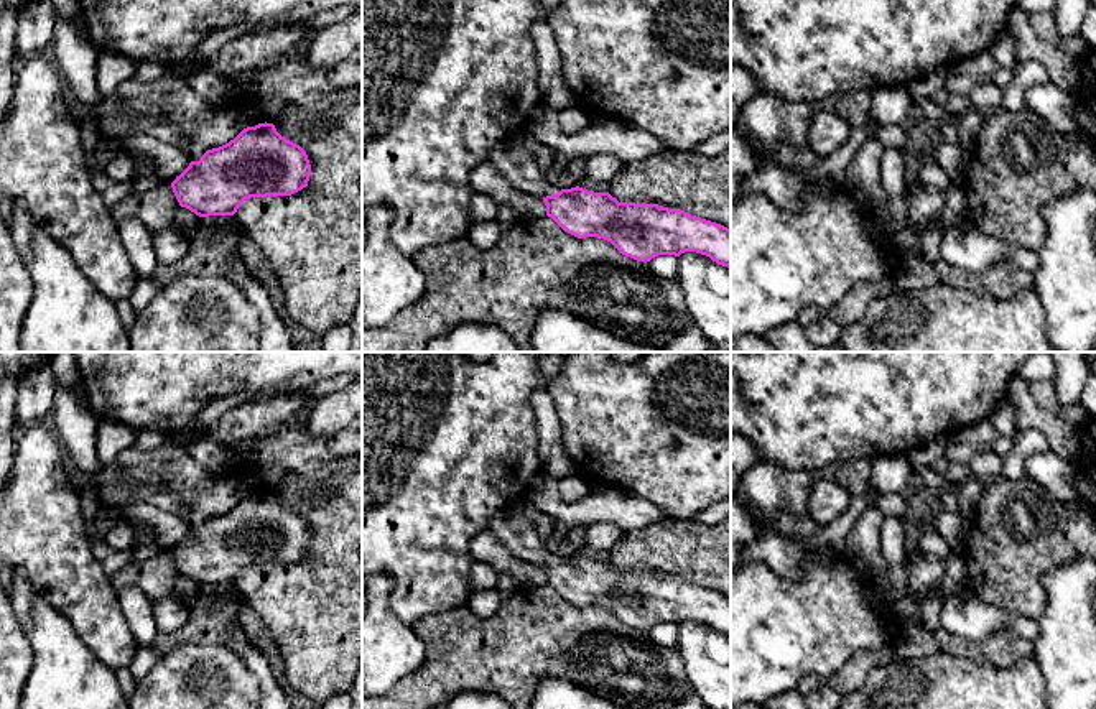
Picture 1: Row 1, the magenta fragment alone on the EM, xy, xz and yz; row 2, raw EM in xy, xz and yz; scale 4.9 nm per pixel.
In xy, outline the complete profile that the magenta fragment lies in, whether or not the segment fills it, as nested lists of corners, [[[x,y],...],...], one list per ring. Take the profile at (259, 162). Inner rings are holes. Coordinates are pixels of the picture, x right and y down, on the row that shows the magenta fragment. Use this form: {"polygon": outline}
{"polygon": [[[265,122],[191,161],[171,188],[179,206],[199,217],[234,215],[245,199],[301,191],[309,176],[306,151]]]}

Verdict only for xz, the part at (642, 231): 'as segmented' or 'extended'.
extended

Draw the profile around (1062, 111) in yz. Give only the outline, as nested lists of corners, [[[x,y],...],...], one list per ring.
[[[1052,81],[1032,86],[1025,94],[1025,107],[1045,118],[1063,137],[1078,137],[1096,151],[1094,117]]]

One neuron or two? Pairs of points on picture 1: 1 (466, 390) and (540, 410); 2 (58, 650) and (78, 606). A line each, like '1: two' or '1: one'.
1: two
2: two

